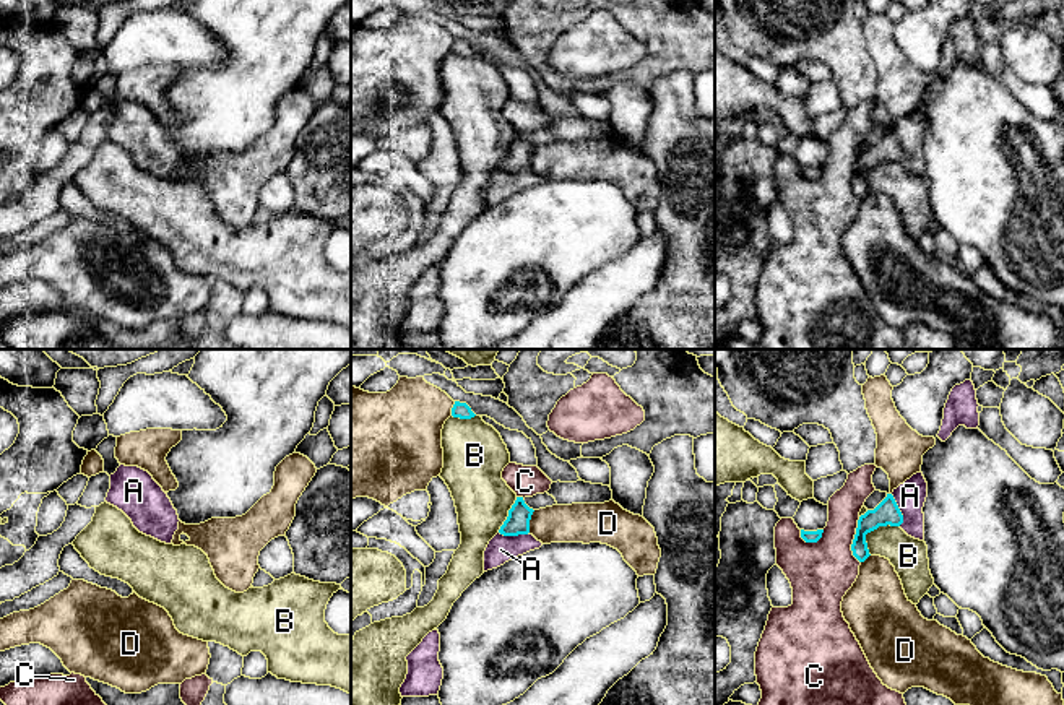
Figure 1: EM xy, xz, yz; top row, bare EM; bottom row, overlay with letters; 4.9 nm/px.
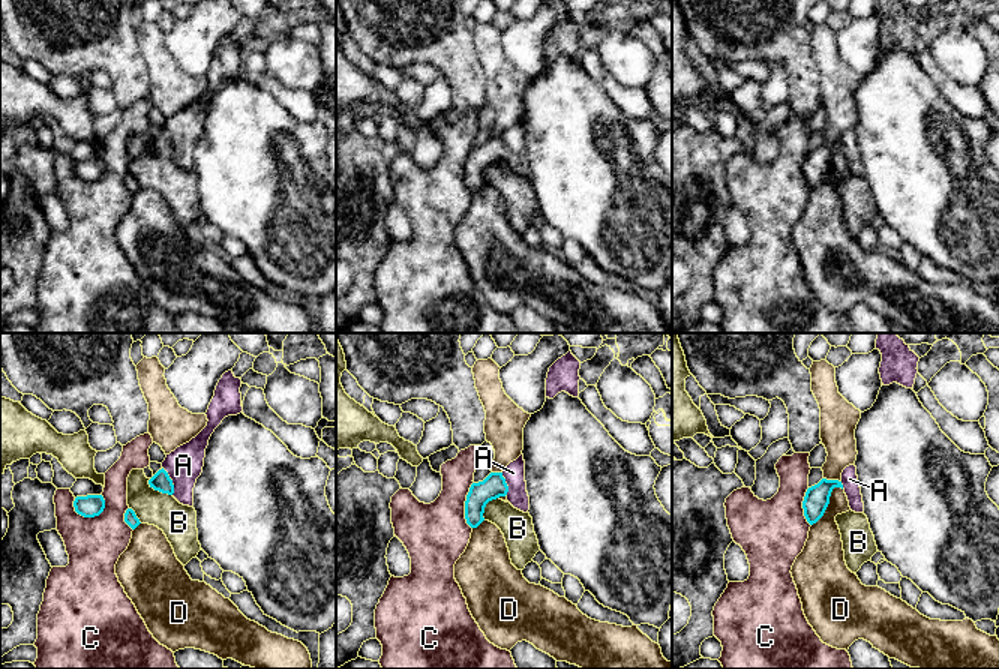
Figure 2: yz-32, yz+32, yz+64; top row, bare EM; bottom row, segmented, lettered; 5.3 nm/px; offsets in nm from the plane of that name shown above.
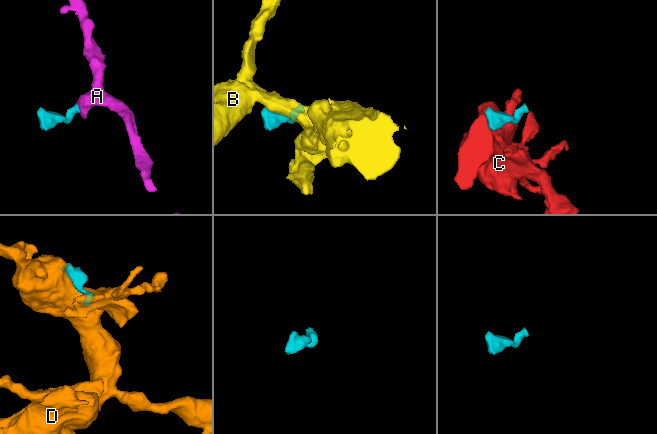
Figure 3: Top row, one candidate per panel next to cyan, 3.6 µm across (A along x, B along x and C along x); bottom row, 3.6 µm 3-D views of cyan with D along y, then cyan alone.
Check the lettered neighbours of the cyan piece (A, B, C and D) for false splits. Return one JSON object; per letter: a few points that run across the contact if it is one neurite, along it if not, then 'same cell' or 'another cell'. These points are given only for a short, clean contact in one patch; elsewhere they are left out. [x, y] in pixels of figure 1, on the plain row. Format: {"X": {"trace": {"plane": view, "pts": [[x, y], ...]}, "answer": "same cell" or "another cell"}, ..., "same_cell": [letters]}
{"A": {"trace": {"plane": "yz", "pts": [[887, 148], [899, 147], [910, 132]]}, "answer": "same cell"}, "B": {"answer": "another cell"}, "C": {"answer": "another cell"}, "D": {"answer": "another cell"}, "same_cell": ["A"]}

